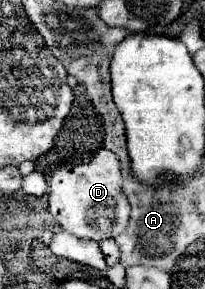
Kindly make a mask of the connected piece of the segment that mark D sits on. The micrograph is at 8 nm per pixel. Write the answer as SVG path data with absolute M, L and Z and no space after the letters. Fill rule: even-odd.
M99 150L89 162L61 166L47 176L49 182L49 212L55 222L69 234L83 240L115 238L127 228L129 210L127 198L121 192L119 160L113 152Z

